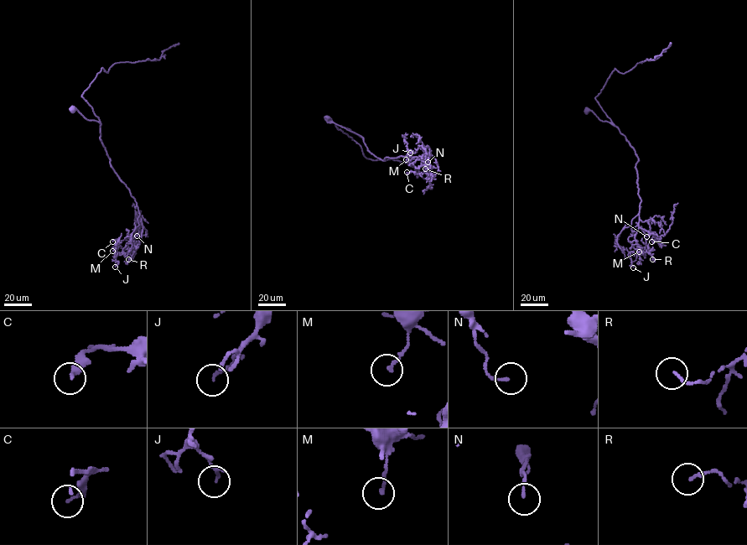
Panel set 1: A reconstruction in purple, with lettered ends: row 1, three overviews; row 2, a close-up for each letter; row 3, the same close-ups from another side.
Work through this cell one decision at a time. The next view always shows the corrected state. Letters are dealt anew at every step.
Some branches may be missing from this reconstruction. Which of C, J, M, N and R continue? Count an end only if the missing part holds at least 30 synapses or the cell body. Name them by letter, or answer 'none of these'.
none of these

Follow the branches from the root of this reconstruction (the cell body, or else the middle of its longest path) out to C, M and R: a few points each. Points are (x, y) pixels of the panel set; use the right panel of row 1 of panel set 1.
C: (586, 111), (615, 126), (635, 151), (640, 199), (640, 219), (649, 225), (656, 238), (651, 241)
M: (586, 111), (615, 126), (638, 158), (640, 201), (635, 239), (644, 252), (650, 248), (639, 251)
R: (586, 111), (615, 126), (638, 158), (635, 167), (640, 201), (635, 239), (652, 259)

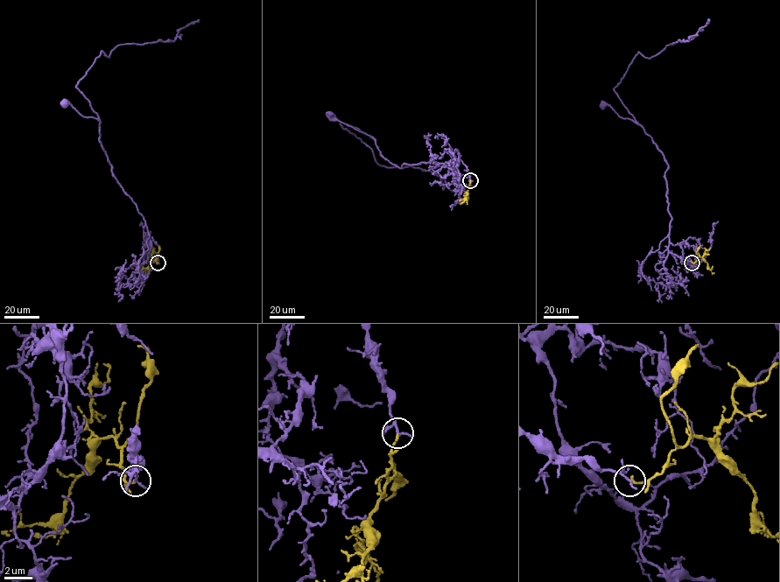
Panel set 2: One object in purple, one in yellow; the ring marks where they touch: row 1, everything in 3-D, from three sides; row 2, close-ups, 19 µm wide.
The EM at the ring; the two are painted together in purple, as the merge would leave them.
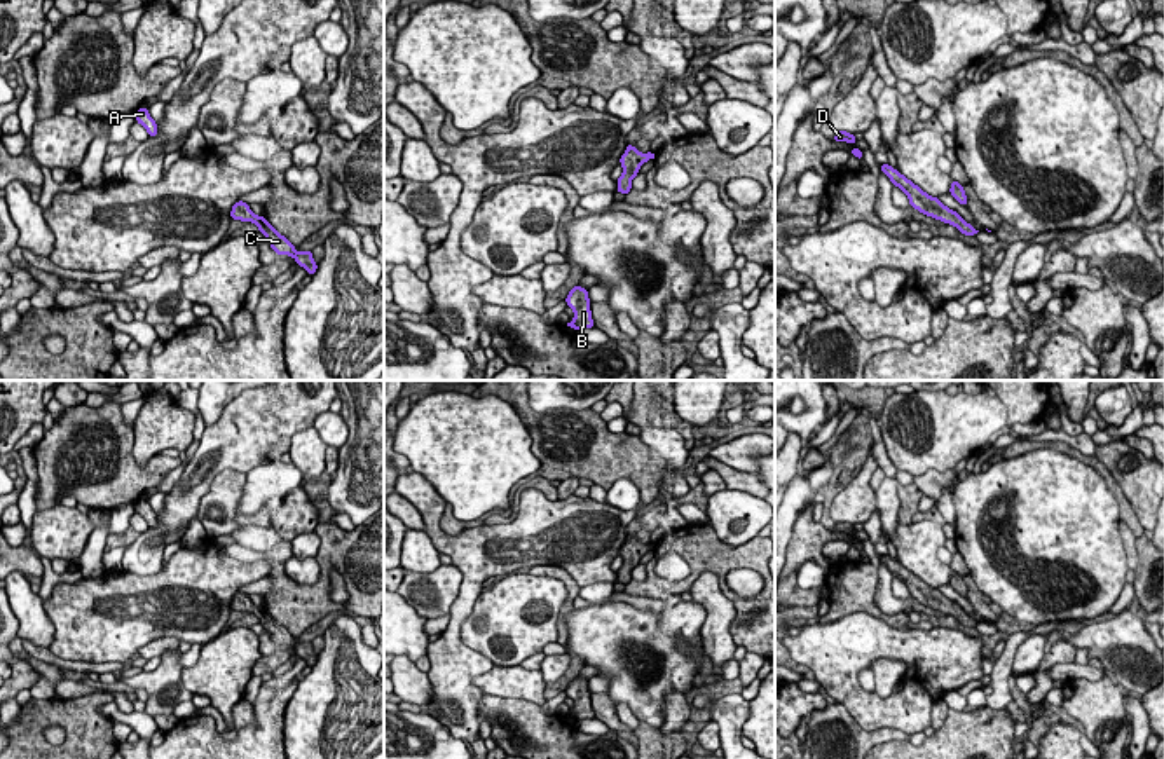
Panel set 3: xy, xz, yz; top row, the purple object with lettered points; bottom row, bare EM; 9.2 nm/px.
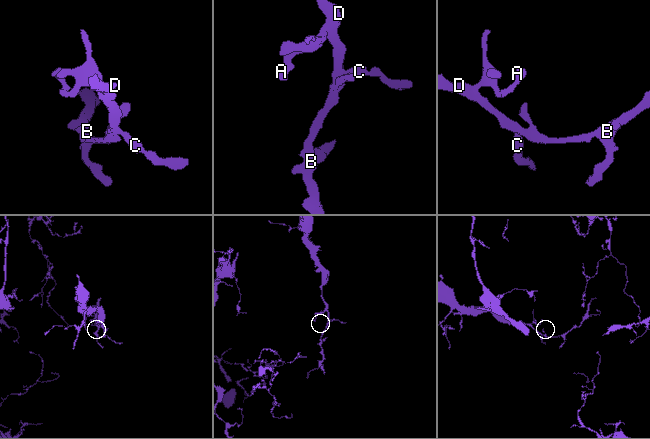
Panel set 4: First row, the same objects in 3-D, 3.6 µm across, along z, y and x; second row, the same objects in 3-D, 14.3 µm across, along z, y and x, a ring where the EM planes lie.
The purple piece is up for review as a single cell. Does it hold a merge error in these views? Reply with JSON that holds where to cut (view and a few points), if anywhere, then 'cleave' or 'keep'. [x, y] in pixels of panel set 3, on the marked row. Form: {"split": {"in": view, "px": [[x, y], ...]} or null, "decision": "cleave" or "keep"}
{"split": null, "decision": "keep"}

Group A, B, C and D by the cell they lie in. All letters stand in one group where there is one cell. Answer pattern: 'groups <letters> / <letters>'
groups A B C D

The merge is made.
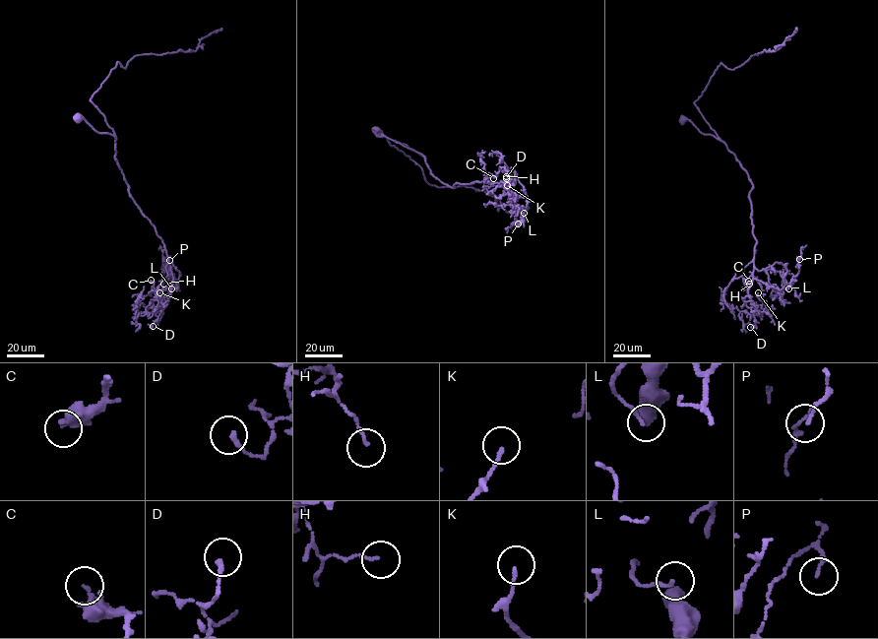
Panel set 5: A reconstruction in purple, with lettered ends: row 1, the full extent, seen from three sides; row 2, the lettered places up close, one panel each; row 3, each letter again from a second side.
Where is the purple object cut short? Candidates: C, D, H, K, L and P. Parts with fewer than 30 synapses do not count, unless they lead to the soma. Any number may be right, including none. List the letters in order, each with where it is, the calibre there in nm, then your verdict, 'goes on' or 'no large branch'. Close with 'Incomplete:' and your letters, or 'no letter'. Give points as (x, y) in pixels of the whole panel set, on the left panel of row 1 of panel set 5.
C: (151, 280) | 240 nm | no large branch
D: (153, 326) | 190 nm | no large branch
H: (163, 284) | 110 nm | no large branch
K: (159, 292) | 130 nm | no large branch
L: (171, 288) | 130 nm | no large branch
P: (169, 260) | 130 nm | no large branch
Incomplete: no letter

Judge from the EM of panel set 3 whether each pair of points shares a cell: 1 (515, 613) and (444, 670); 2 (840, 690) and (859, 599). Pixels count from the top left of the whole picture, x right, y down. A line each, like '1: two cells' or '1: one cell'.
1: two cells
2: two cells

